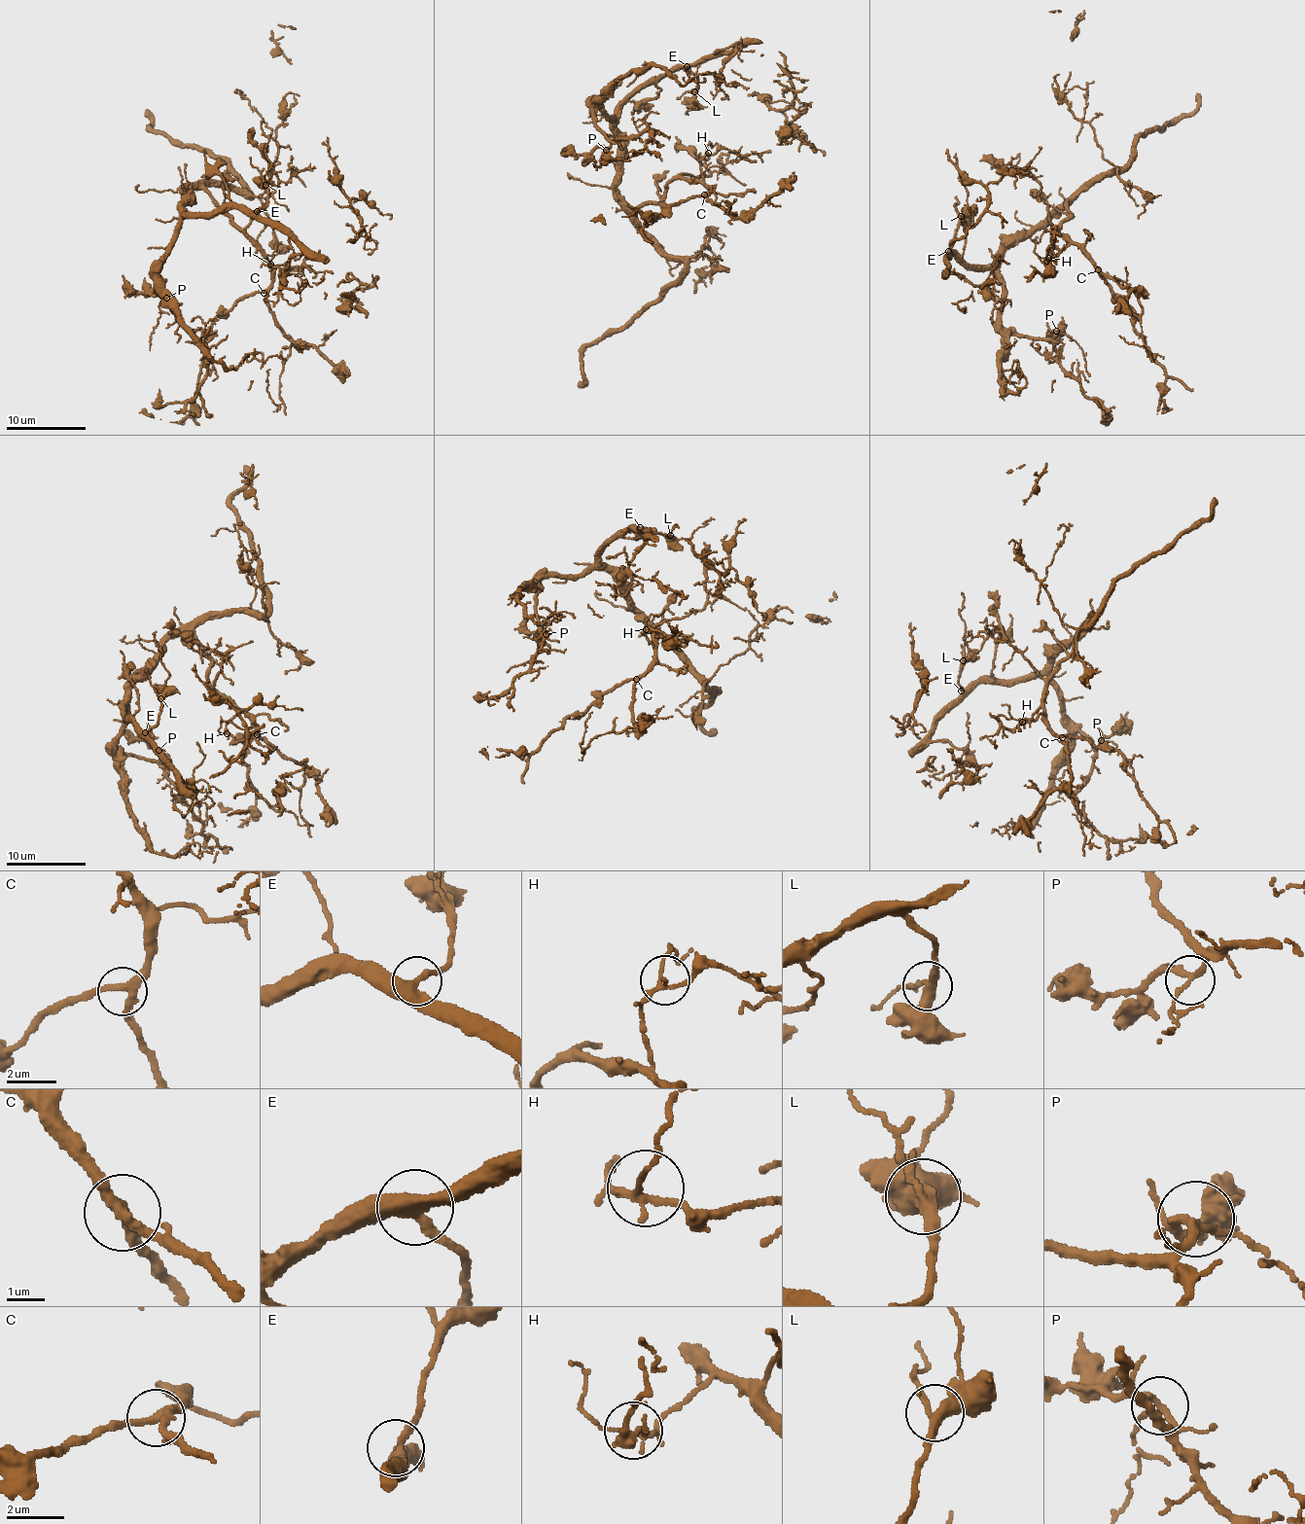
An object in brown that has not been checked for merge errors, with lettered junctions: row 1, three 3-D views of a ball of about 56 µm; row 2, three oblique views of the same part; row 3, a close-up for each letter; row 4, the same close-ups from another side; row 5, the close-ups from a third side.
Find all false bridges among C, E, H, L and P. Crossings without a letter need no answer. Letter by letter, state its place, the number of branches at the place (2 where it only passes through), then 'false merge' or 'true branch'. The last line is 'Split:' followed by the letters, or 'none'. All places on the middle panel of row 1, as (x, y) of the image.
C: at (704, 194); 3 branches meet; true branch
E: at (687, 66); 3 branches meet; true branch
H: at (708, 153); 3 branches meet; true branch
L: at (694, 91); 3 branches meet; true branch
P: at (606, 150); 3 branches meet; true branch
Split: none

